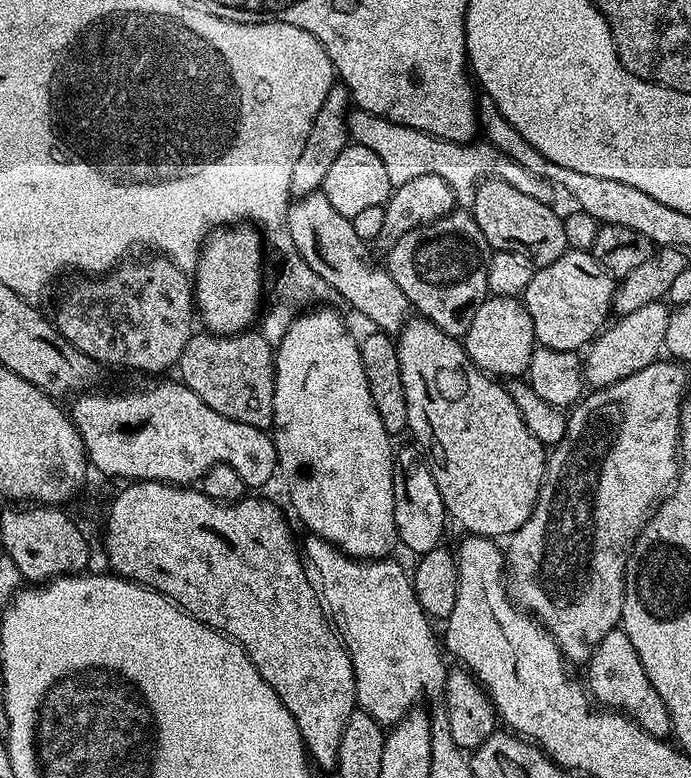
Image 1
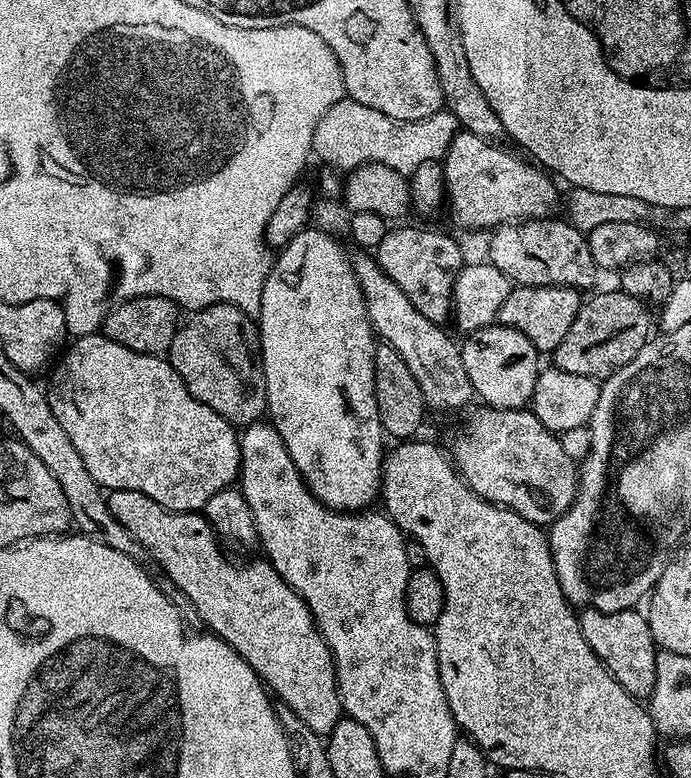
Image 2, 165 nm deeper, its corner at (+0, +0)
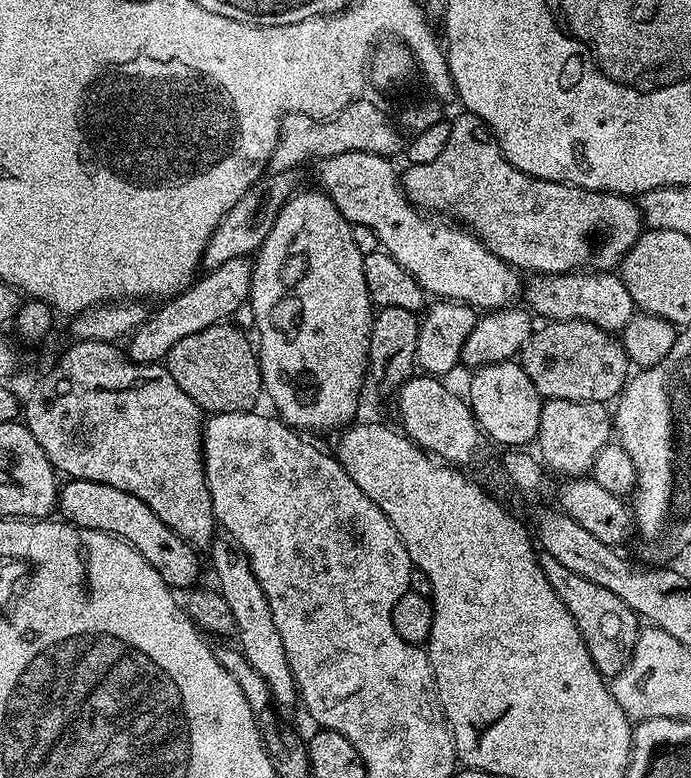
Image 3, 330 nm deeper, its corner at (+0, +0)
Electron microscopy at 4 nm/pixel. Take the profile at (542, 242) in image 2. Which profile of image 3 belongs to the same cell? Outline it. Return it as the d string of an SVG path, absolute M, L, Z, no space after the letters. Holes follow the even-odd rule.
M550 272L533 275L531 279L525 288L523 285L522 296L528 299L527 307L537 317L545 316L545 321L585 320L604 332L620 334L634 314L630 290L626 290L624 281L612 272Z

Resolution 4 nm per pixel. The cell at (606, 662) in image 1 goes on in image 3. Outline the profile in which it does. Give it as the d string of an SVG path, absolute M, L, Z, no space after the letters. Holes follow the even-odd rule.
M543 551L539 558L550 586L554 586L554 594L562 598L562 606L566 606L570 618L574 618L594 666L605 678L617 676L627 666L636 645L636 635L642 627L636 613L622 602L622 598L618 598L618 594L606 590L606 586L598 586L598 582L590 582L590 578L574 574L574 570L566 570L558 558L550 558L550 554Z

